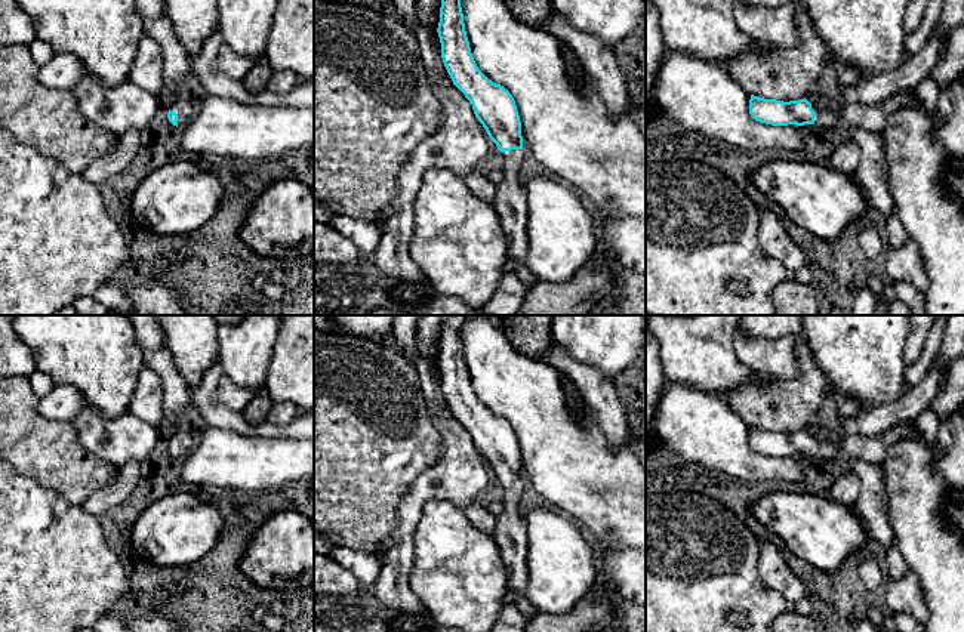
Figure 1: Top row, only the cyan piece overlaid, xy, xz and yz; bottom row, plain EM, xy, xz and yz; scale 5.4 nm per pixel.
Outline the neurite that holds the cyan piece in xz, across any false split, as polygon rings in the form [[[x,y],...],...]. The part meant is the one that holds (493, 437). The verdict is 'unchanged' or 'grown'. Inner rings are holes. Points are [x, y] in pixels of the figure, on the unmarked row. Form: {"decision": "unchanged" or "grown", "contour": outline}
{"decision": "grown", "contour": [[[443,315],[438,369],[441,389],[453,416],[472,437],[474,446],[503,488],[503,511],[496,517],[493,540],[508,568],[508,591],[515,607],[529,619],[539,614],[529,601],[527,533],[518,503],[524,481],[521,453],[512,426],[489,411],[477,398],[465,363],[461,329],[468,315]]]}

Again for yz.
{"decision": "grown", "contour": [[[911,420],[896,423],[884,432],[871,437],[863,437],[848,431],[840,443],[832,437],[822,443],[814,435],[811,437],[806,429],[783,434],[751,426],[749,446],[755,453],[771,457],[819,456],[831,460],[862,459],[874,465],[880,465],[886,459],[890,446],[903,437],[915,437],[918,434],[920,431],[915,422]]]}

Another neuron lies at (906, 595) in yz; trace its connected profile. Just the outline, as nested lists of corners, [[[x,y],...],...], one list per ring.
[[[908,570],[902,579],[890,582],[884,598],[887,613],[906,613],[918,625],[927,623],[928,605],[921,580],[914,571]]]

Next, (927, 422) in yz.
[[[928,407],[914,422],[920,434],[925,437],[927,443],[936,444],[940,422],[936,413]]]

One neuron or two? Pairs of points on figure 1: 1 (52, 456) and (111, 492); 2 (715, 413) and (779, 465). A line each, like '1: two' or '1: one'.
1: two
2: one

